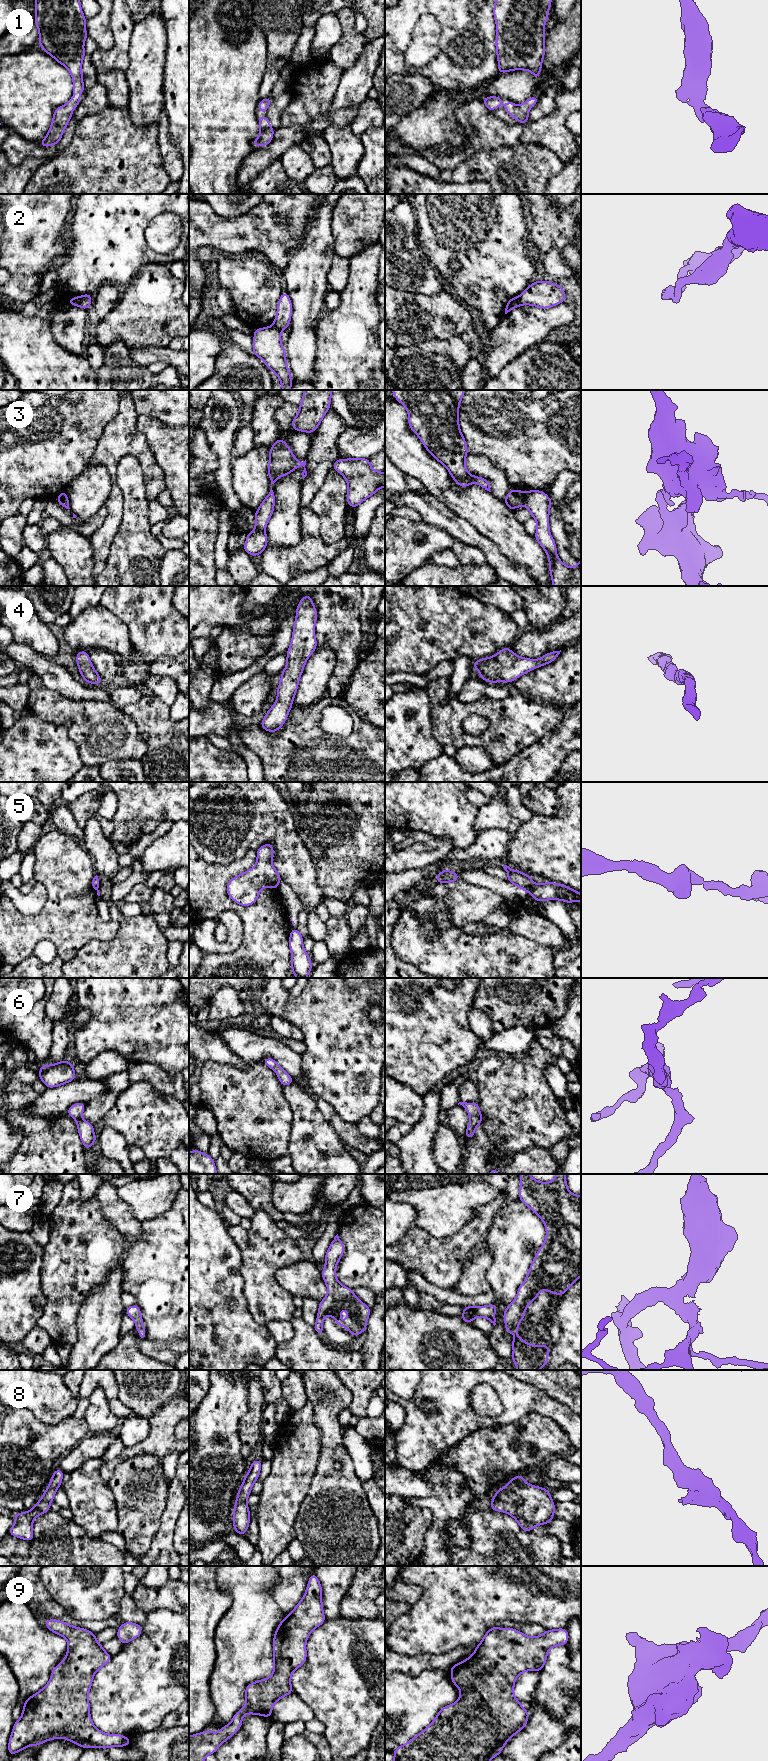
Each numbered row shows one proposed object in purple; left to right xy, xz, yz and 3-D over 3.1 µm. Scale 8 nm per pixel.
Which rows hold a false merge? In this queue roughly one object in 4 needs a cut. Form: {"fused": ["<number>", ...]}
{"fused": ["2", "3", "5"]}

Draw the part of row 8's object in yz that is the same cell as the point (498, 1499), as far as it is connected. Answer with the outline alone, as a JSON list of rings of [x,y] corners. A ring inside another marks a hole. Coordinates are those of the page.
[[[520,1474],[492,1497],[490,1509],[511,1515],[527,1533],[535,1526],[551,1523],[555,1513],[550,1491],[524,1482]]]

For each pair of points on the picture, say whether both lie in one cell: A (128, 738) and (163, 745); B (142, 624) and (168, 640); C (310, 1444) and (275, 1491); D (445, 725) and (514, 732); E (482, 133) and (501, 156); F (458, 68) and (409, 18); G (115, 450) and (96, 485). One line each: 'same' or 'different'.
A: different
B: same
C: same
D: same
E: different
F: same
G: different

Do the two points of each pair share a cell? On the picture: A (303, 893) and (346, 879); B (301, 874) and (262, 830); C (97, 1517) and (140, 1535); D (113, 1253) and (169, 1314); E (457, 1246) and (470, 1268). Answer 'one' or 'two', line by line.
A: two
B: one
C: two
D: two
E: two

